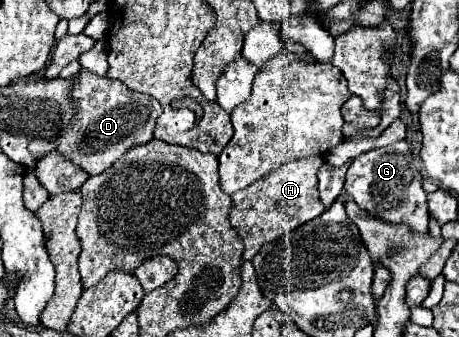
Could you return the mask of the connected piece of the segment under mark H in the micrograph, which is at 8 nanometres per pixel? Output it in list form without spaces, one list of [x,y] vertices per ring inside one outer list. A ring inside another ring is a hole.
[[[299,158],[283,164],[273,170],[265,178],[251,184],[247,190],[235,192],[233,210],[231,210],[231,226],[235,226],[243,238],[245,252],[243,260],[253,260],[253,256],[261,250],[263,244],[277,240],[279,236],[299,228],[301,224],[317,218],[325,206],[319,200],[317,192],[317,170],[323,164],[323,158]]]

